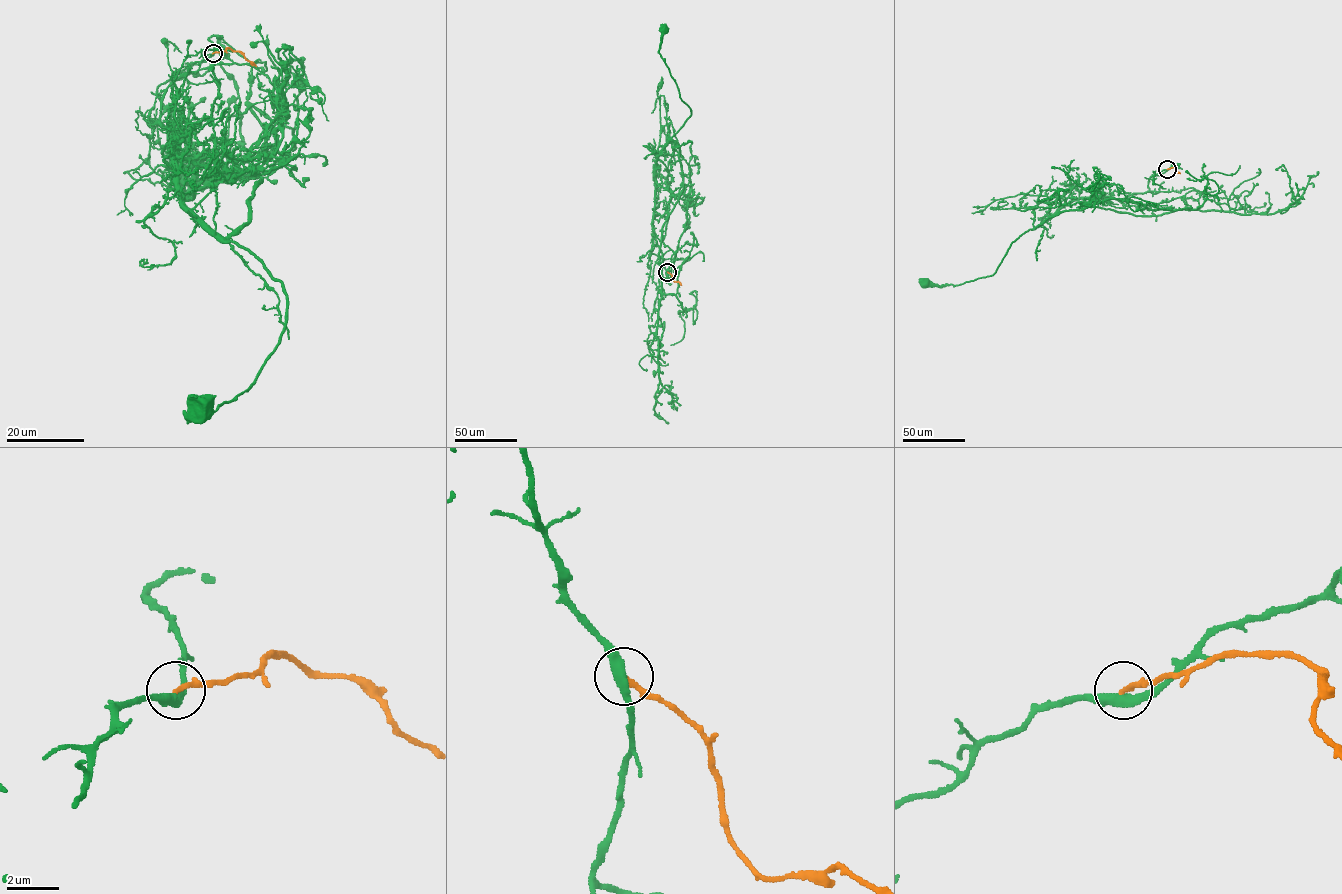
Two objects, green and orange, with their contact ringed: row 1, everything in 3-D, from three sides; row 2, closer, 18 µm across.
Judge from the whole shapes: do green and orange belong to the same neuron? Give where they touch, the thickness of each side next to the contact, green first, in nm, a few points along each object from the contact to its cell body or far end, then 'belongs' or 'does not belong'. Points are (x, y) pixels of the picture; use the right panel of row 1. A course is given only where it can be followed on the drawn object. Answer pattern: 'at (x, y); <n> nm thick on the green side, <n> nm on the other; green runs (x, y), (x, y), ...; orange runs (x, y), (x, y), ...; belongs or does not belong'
at (1167, 169); 400 nm thick on the green side, 200 nm on the other; green runs (1167, 169), (1150, 177), (1144, 192), (1066, 203), (1012, 242), (993, 274), (958, 285), (925, 282); orange runs (1167, 169), (1175, 167), (1180, 173); does not belong

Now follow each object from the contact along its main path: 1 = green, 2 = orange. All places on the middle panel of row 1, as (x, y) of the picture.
1: (667, 272), (662, 259), (650, 252), (655, 162), (691, 112), (680, 98), (675, 80), (659, 52), (665, 30)
2: (667, 272), (681, 285)

